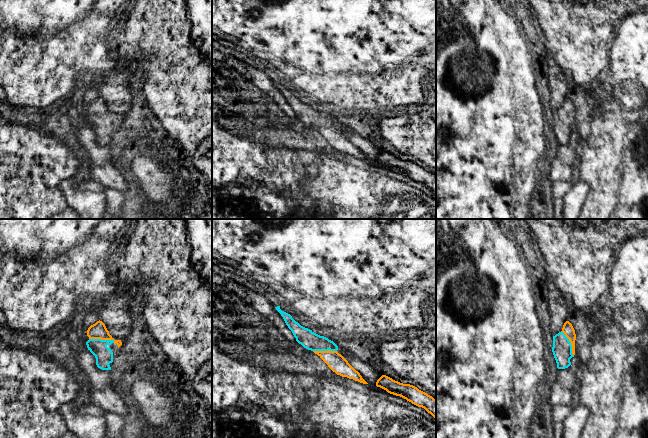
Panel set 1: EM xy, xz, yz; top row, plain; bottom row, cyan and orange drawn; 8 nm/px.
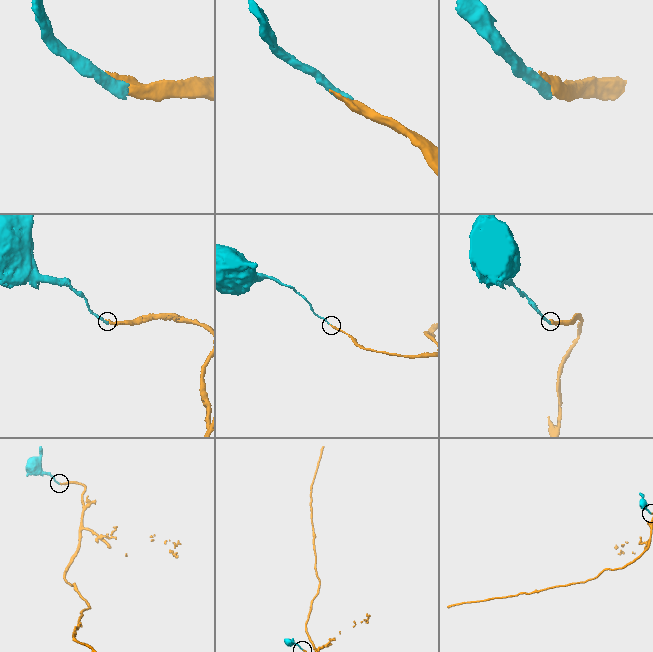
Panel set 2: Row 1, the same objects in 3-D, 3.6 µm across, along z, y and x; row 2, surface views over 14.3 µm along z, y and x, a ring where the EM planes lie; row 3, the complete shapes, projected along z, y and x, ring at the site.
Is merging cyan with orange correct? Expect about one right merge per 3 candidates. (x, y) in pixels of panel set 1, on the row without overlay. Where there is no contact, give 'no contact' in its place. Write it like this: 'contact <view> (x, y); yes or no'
contact xy (102, 116); yes

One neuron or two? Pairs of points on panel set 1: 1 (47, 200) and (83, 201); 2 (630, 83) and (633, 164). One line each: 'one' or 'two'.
1: two
2: one

